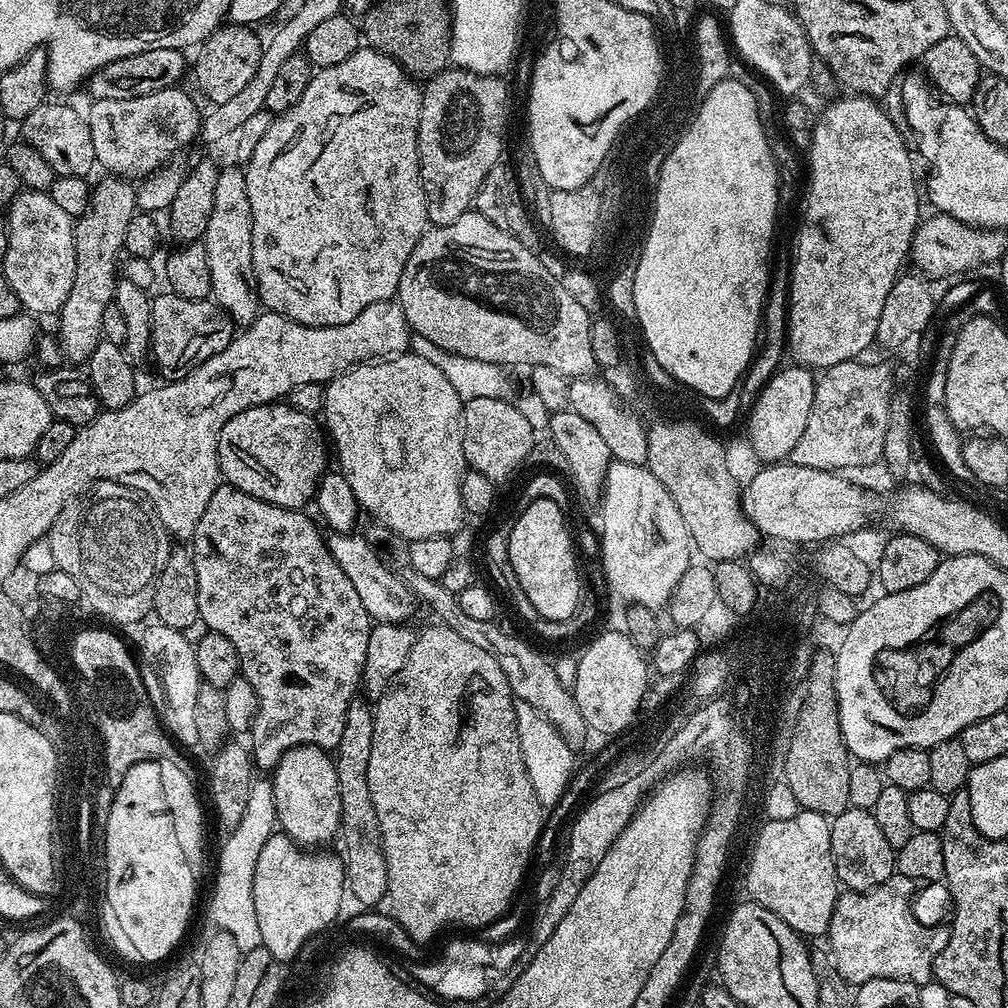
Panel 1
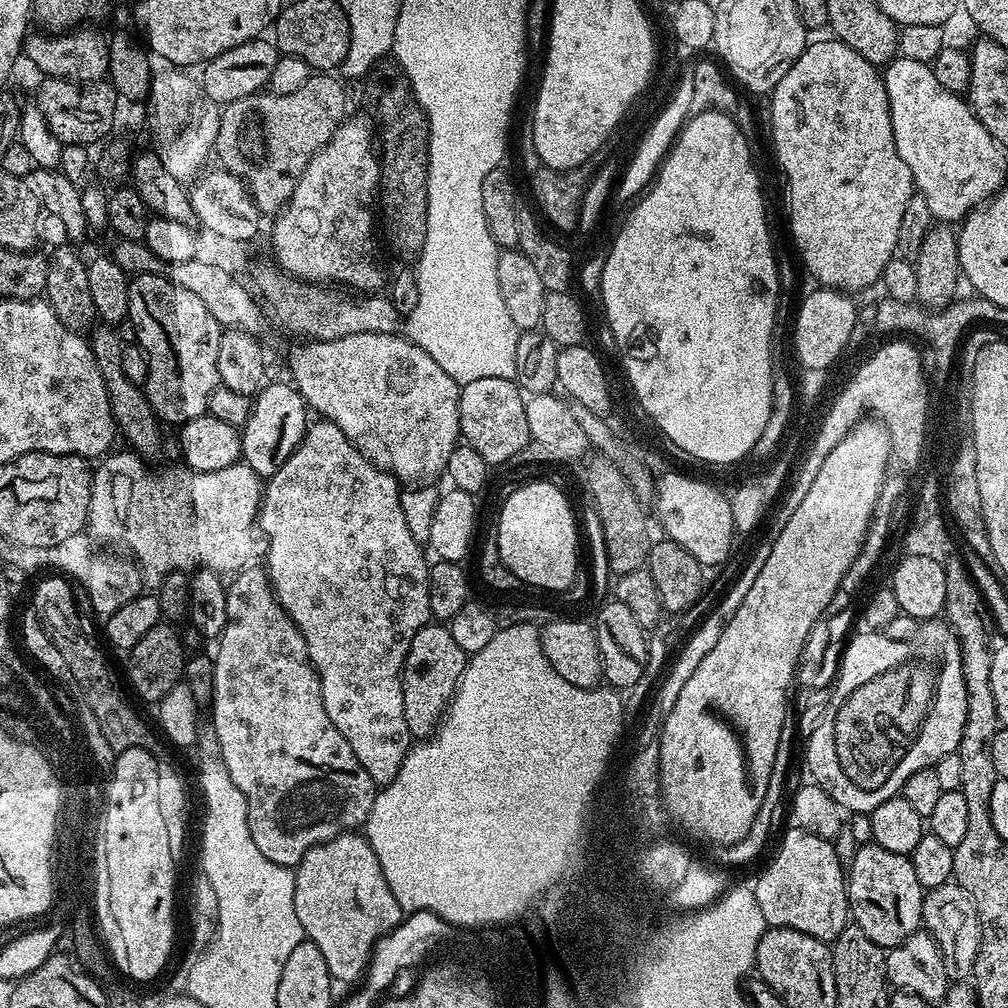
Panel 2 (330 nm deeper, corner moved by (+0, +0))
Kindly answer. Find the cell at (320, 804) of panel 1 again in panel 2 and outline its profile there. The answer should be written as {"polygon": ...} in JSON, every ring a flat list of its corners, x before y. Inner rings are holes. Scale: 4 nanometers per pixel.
{"polygon":[[355,831,343,832,340,836,336,836,333,840,327,840,324,844,314,846,302,857,299,864,294,868,296,877,294,878,294,912,298,914,298,922,302,922,302,930,305,937,314,942,314,946,318,946,318,951,322,953,322,958,326,958,326,970,330,970,333,981,344,984,355,985,357,981,365,975,368,969,369,960,372,957,372,950,376,943,388,932,395,930,401,920,405,918,405,909,401,908,398,898,394,898,394,894,390,890,390,886,386,882,386,874,382,874,382,866,378,862,378,854,374,854,374,850,370,846,367,835,357,834]]}

